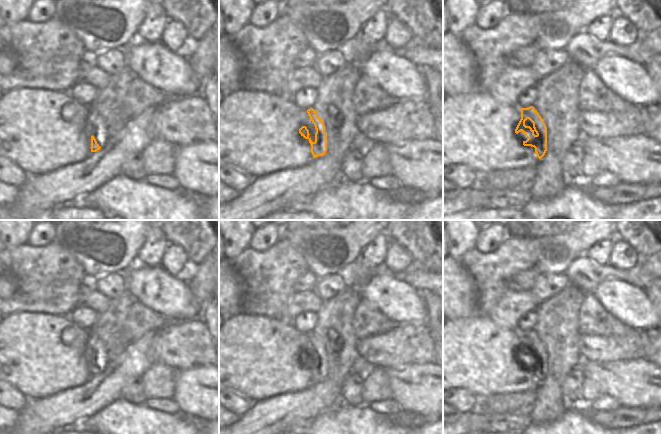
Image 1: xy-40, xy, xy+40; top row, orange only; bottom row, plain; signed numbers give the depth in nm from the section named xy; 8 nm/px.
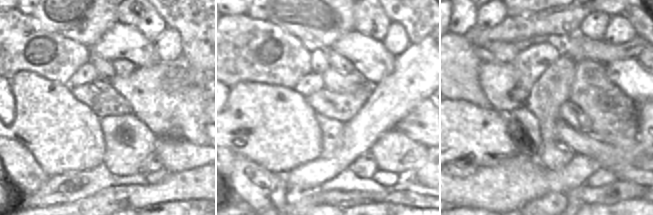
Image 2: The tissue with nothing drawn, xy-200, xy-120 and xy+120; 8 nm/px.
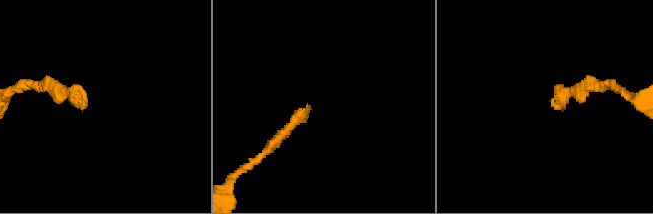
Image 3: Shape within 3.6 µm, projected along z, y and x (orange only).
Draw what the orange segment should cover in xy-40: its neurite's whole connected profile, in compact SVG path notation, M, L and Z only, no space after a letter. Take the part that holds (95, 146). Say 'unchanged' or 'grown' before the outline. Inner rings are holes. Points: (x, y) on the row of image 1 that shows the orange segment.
grown; M89 109L85 133L89 141L91 152L100 150L110 138L105 121L92 109Z

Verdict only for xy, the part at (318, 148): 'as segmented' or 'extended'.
extended

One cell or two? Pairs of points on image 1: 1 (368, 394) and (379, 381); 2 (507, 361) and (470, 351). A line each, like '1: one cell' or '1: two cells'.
1: one cell
2: one cell

